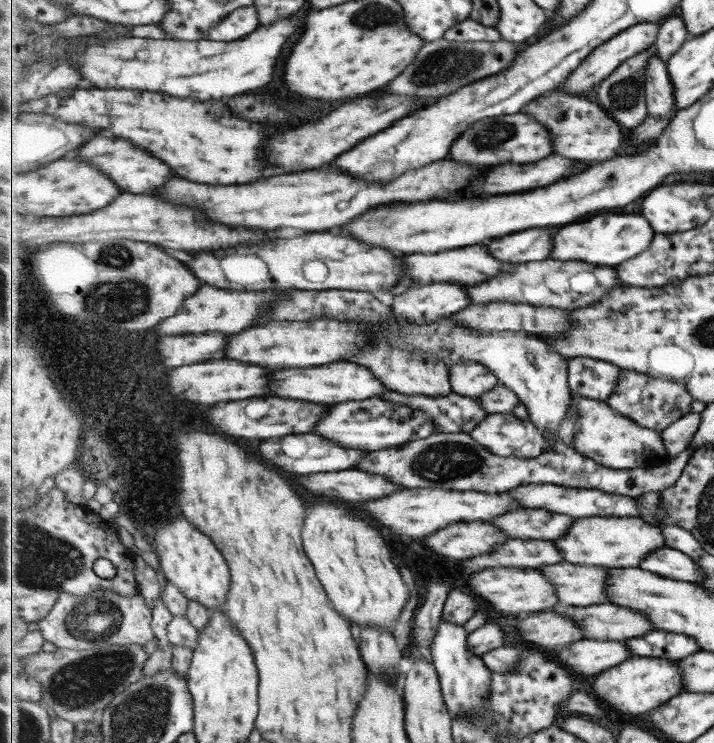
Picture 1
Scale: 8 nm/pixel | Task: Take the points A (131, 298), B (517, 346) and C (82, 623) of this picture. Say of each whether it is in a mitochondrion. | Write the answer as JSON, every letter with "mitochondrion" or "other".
{"A":"mitochondrion","B":"mitochondrion","C":"mitochondrion"}

